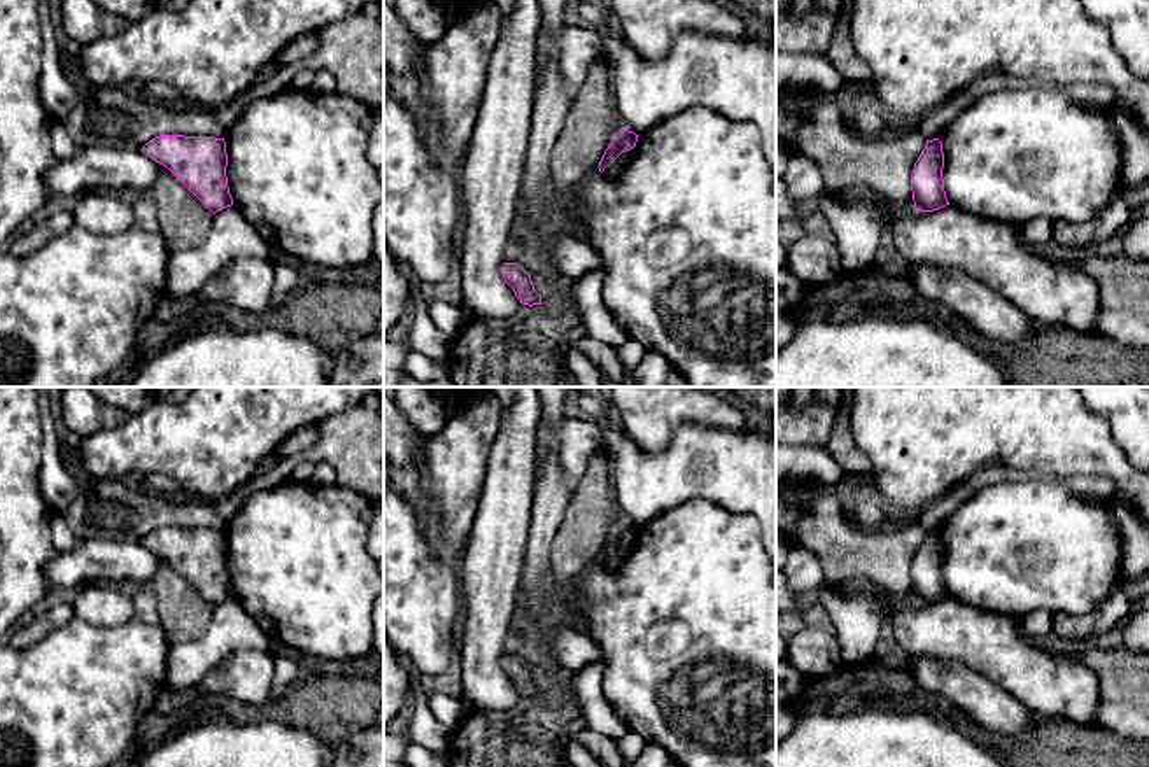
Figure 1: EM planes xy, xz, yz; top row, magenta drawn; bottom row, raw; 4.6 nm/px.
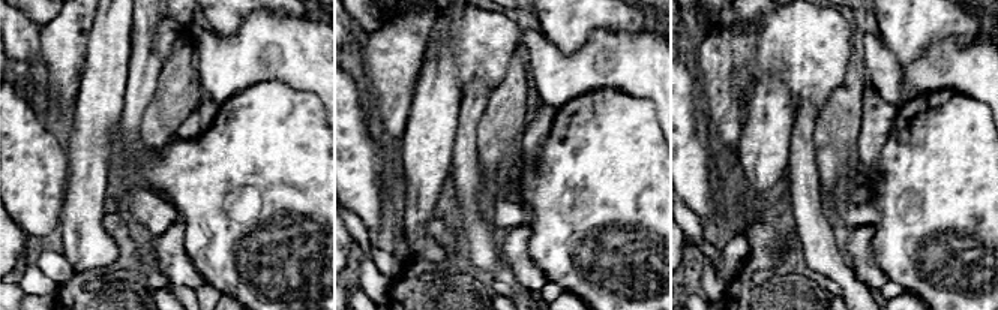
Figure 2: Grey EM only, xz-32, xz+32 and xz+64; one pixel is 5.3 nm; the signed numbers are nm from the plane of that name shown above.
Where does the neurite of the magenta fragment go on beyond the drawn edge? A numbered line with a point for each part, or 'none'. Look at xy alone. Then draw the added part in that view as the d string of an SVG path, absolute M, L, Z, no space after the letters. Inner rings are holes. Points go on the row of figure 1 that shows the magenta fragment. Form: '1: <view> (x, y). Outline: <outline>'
none

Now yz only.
none

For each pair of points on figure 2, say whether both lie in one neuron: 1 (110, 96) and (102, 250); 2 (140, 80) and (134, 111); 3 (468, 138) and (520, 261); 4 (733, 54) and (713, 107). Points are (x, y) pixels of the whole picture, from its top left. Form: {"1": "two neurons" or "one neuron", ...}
{"1": "one neuron", "2": "one neuron", "3": "two neurons", "4": "one neuron"}

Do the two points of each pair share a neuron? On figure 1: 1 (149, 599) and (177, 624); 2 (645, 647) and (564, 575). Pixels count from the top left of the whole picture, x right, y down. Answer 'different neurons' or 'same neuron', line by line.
1: different neurons
2: different neurons

